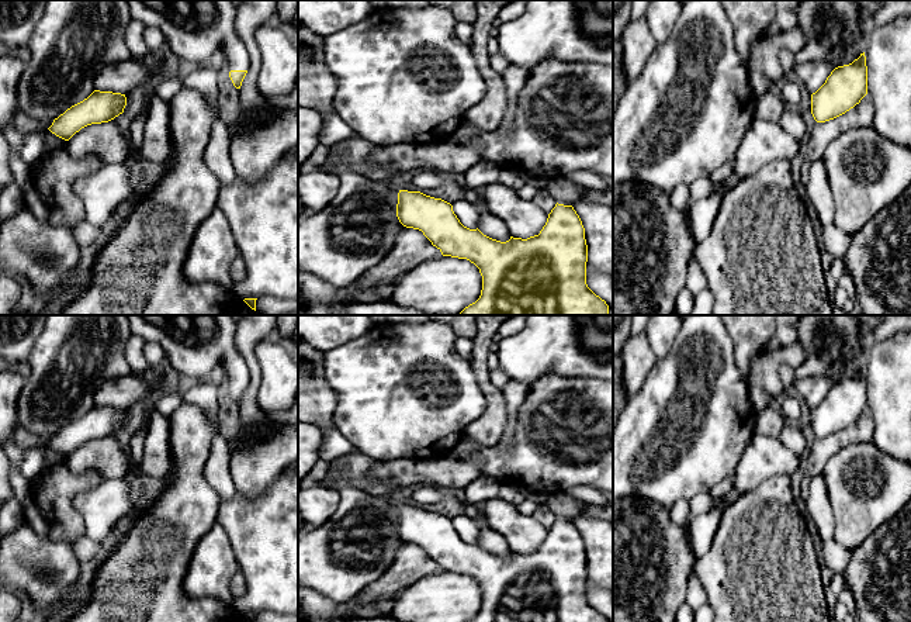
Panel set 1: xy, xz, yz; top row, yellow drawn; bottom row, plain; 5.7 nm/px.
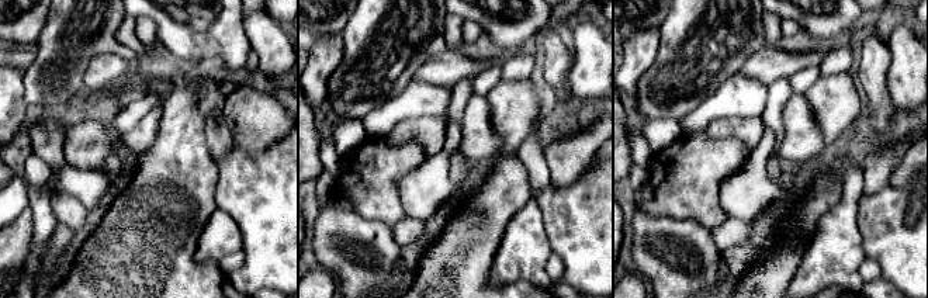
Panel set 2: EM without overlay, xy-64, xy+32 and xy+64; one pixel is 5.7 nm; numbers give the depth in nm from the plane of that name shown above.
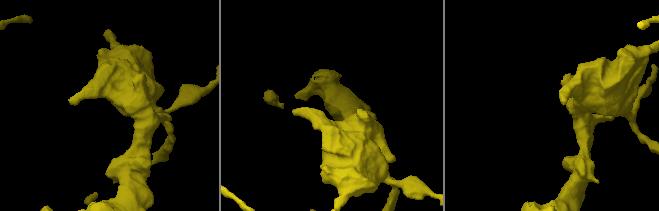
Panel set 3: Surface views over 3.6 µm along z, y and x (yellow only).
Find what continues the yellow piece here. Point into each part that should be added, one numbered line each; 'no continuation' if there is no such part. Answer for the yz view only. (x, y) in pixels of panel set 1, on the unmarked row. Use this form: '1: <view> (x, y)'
1: yz (804, 421)

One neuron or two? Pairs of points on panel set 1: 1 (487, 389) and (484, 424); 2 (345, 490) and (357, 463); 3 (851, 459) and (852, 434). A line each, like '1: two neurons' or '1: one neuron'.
1: one neuron
2: two neurons
3: two neurons

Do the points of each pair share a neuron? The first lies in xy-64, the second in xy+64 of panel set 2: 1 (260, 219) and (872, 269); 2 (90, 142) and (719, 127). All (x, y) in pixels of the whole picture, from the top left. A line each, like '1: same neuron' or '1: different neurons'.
1: different neurons
2: same neuron

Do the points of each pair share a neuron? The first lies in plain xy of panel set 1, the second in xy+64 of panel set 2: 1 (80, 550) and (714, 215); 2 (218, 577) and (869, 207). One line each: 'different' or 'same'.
1: different
2: different

